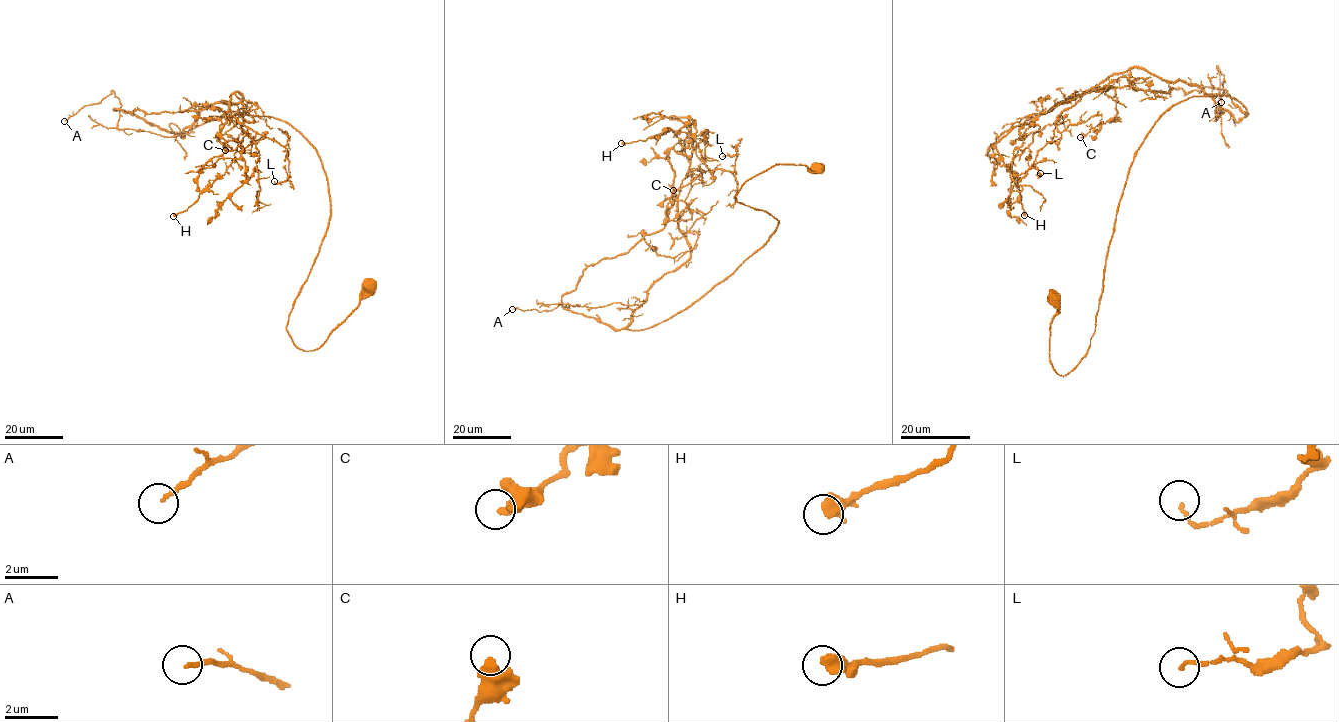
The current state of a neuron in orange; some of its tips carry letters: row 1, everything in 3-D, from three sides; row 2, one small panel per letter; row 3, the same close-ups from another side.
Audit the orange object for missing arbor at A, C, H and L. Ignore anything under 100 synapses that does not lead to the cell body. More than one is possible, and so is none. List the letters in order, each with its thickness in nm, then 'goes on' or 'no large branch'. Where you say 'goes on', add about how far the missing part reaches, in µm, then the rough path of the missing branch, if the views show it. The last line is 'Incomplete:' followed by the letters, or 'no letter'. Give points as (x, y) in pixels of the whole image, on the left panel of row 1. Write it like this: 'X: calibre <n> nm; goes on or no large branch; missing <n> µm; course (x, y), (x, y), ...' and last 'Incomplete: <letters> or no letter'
A: calibre 160 nm; no large branch
C: calibre 420 nm; no large branch
H: calibre 550 nm; no large branch
L: calibre 110 nm; no large branch
Incomplete: no letter

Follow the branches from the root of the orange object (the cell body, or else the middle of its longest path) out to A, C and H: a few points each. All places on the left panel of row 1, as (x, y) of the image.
A: (370, 283), (318, 348), (293, 343), (330, 197), (284, 121), (164, 137), (119, 129), (113, 91), (64, 121)
C: (370, 283), (298, 349), (320, 158), (273, 117), (179, 135), (238, 92), (257, 107), (225, 150)
H: (370, 283), (318, 348), (293, 343), (328, 182), (273, 117), (179, 135), (238, 92), (234, 158), (173, 216)

